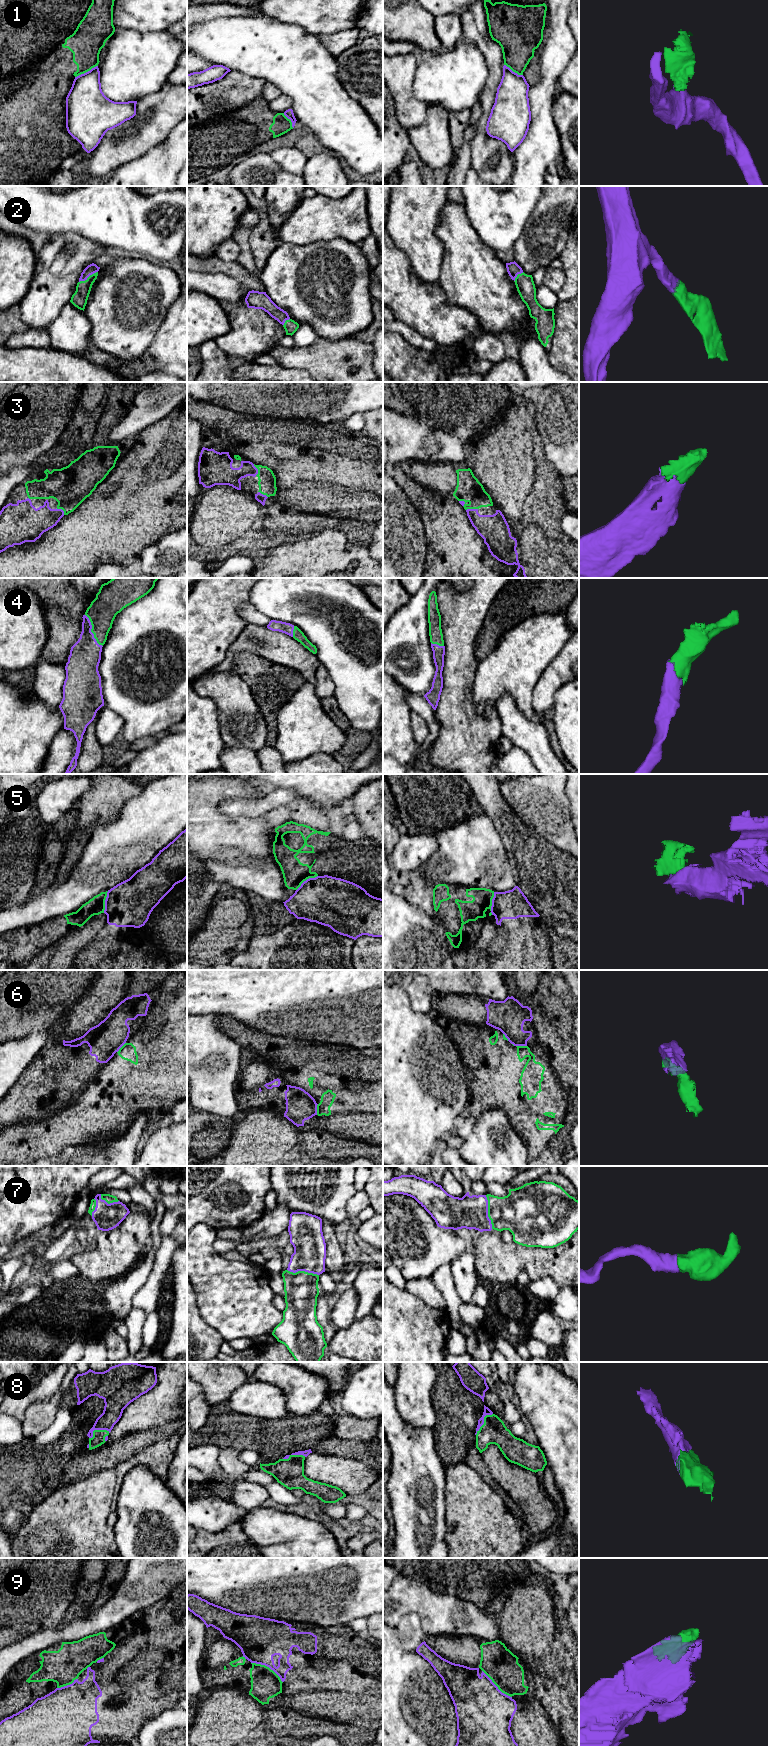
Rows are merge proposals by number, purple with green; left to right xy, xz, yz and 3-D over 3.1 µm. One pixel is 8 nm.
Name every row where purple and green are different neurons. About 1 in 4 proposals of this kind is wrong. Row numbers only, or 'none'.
1, 5, 6, 9

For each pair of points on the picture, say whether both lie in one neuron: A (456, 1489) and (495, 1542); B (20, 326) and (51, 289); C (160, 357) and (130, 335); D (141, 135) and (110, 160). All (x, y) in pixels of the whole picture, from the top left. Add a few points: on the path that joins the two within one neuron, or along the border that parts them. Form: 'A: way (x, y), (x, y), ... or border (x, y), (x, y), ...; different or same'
A: way (469, 1502), (482, 1529); same
B: border (17, 305), (20, 317), (30, 327); different
C: border (159, 327), (143, 354); different
D: way (133, 143), (118, 152); same

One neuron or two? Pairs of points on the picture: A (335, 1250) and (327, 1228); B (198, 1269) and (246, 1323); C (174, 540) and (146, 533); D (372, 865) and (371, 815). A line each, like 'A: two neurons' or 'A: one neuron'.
A: one neuron
B: one neuron
C: two neurons
D: two neurons

